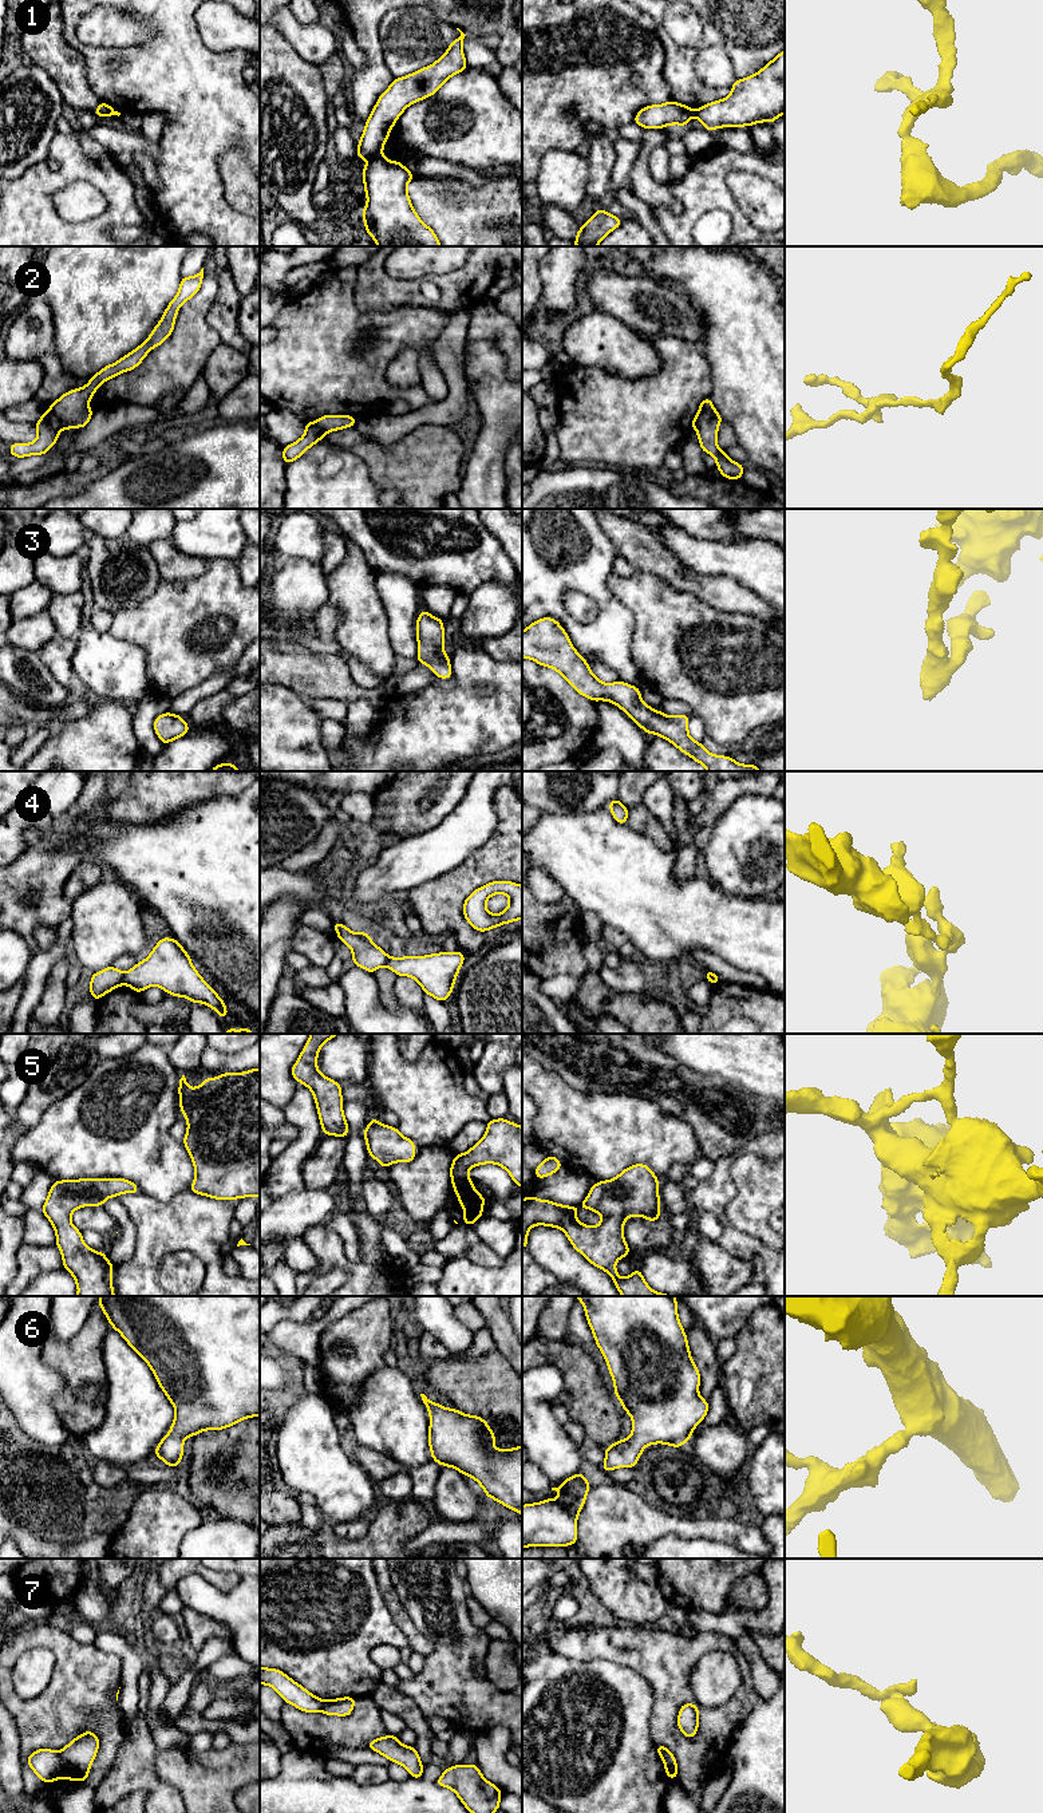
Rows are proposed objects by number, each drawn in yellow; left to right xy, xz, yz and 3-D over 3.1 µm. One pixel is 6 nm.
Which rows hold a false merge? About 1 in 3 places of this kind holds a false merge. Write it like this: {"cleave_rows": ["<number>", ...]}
{"cleave_rows": ["1", "2", "4", "7"]}

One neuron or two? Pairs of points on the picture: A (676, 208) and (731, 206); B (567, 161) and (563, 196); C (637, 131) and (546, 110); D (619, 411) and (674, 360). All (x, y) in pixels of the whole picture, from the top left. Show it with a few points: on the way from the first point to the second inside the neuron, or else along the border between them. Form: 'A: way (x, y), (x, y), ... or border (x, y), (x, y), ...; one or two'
A: border (652, 206), (667, 206), (675, 213), (683, 210); two
B: way (567, 169), (563, 176), (563, 188); one
C: border (632, 122), (625, 122), (616, 129); two
D: way (635, 407), (666, 376); one

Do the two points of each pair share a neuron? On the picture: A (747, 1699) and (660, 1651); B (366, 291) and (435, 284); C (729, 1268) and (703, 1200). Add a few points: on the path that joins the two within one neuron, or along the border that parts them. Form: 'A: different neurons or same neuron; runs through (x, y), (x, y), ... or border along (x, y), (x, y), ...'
A: same neuron; runs through (745, 1669), (727, 1644), (700, 1644), (691, 1650)
B: same neuron; runs through (383, 291), (418, 291)
C: different neurons; border along (716, 1243), (734, 1256), (749, 1262)

